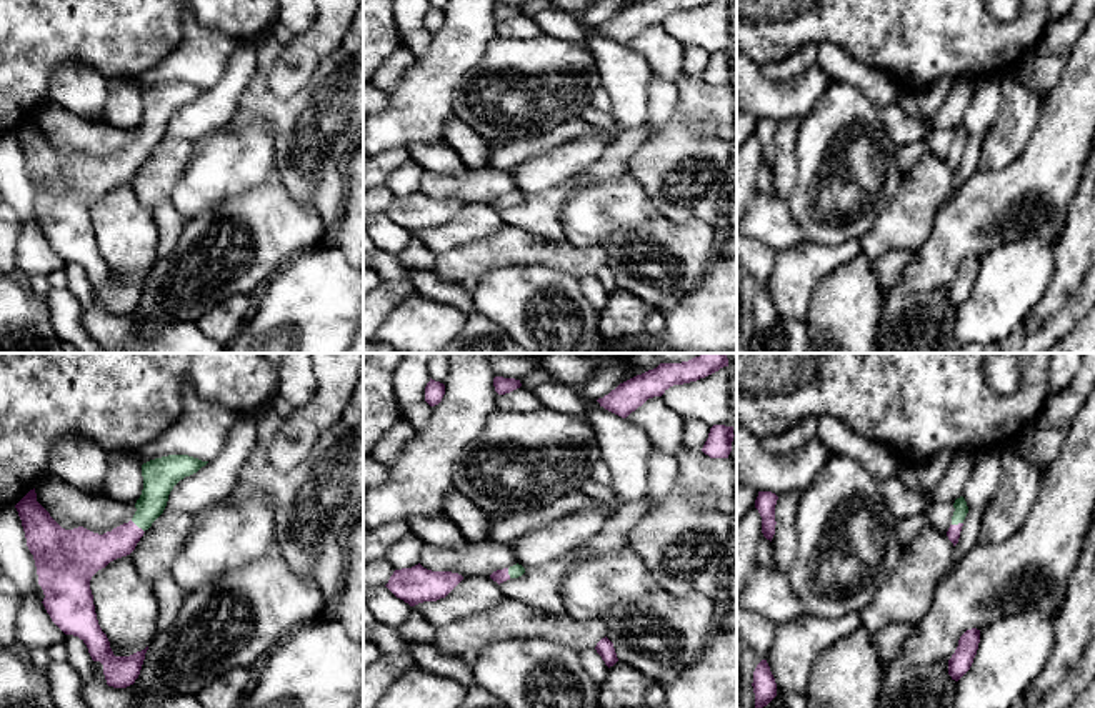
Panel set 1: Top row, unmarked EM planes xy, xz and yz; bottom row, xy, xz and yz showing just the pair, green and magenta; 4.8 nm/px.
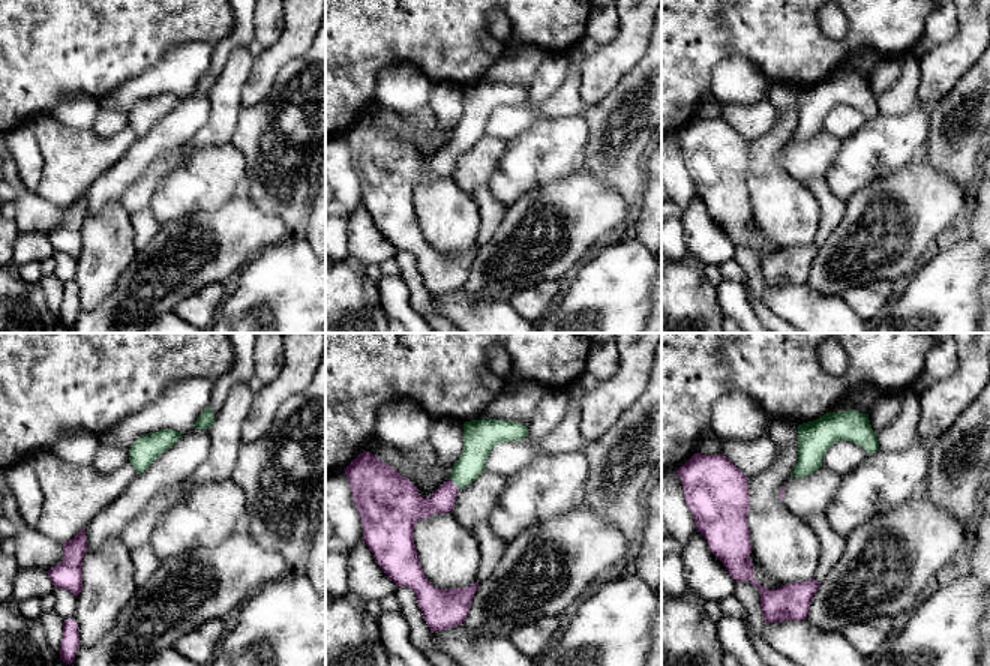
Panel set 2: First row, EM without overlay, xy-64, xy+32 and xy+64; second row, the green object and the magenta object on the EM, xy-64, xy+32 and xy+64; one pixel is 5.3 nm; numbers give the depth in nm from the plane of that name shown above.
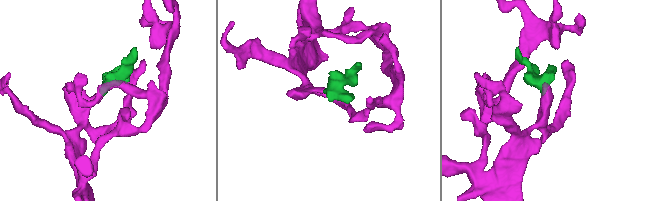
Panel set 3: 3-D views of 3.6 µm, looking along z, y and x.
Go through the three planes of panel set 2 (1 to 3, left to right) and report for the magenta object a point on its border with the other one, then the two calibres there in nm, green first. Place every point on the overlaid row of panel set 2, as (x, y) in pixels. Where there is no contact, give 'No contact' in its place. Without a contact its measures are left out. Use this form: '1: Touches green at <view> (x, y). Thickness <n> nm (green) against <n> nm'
1: No contact
2: Touches green at xy+32 (455, 483). Thickness 160 nm (green) against 140 nm
3: No contact

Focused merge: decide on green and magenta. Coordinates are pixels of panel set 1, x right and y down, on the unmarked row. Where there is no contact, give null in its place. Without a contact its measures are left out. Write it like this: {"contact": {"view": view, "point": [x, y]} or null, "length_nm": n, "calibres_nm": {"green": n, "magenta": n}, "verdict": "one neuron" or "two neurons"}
{"contact": {"view": "xy", "point": [137, 152]}, "length_nm": 90, "calibres_nm": {"green": 160, "magenta": 180}, "verdict": "one neuron"}

